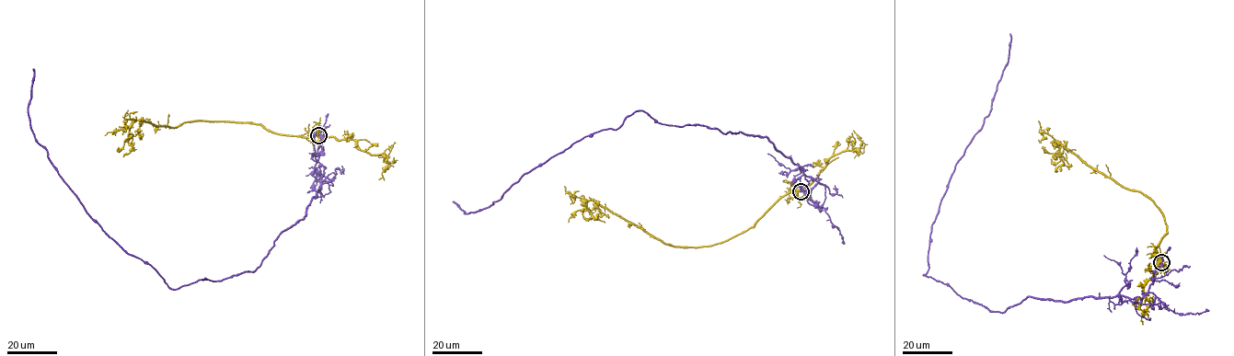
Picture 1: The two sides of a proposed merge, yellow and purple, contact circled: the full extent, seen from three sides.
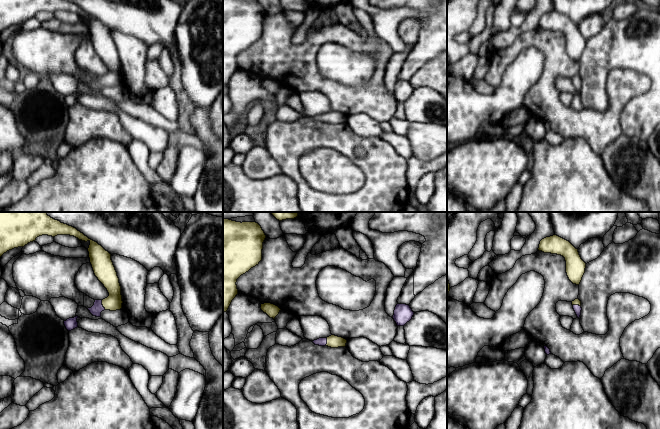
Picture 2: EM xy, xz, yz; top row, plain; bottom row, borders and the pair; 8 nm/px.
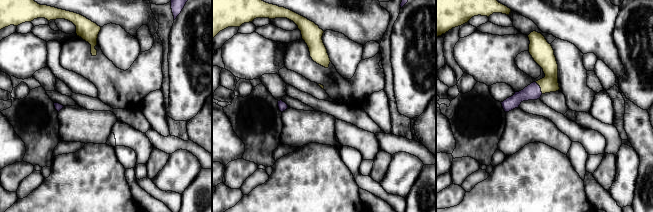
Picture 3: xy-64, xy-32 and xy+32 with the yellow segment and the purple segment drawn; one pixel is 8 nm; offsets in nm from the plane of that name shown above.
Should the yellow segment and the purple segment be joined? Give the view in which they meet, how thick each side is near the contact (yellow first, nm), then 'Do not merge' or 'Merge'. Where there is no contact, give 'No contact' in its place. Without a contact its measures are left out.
Touches yellow in xy. Thickness 160 nm (yellow) against 90 nm. Do not merge

